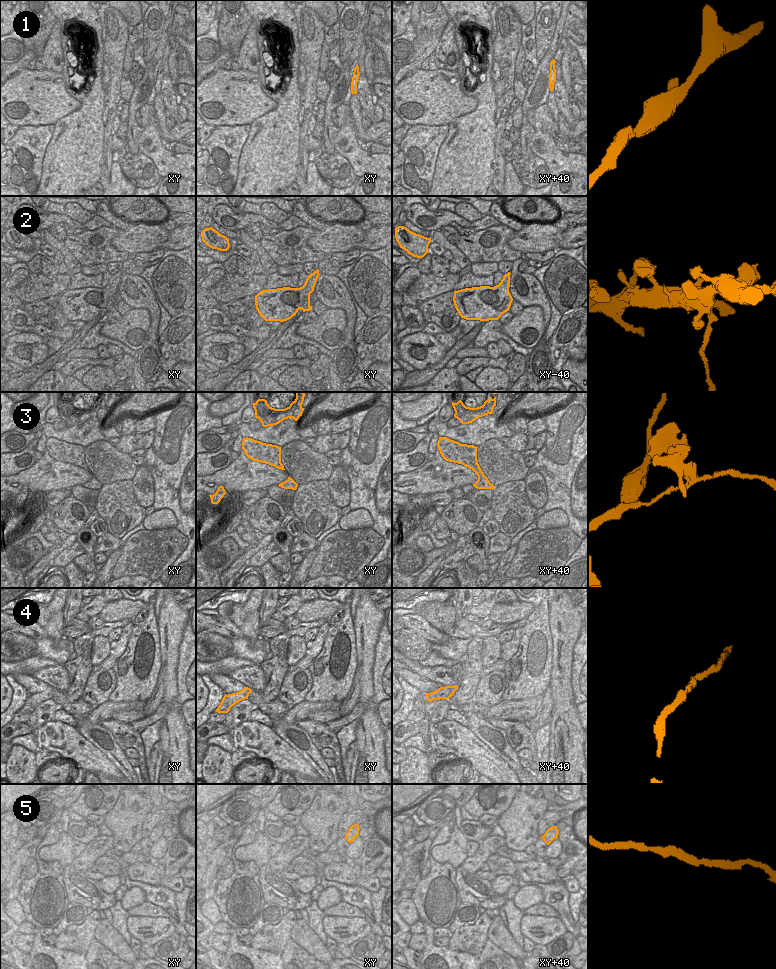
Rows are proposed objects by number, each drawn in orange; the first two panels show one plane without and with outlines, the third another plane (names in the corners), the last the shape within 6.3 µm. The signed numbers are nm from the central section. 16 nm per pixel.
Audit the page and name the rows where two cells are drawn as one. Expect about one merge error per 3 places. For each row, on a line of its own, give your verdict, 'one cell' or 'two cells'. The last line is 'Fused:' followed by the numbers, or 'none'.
1: one cell
2: two cells
3: two cells
4: one cell
5: one cell
Fused: 2, 3

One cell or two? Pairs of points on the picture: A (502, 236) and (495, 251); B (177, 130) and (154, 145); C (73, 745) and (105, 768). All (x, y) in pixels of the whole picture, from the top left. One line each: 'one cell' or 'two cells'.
A: one cell
B: two cells
C: one cell

